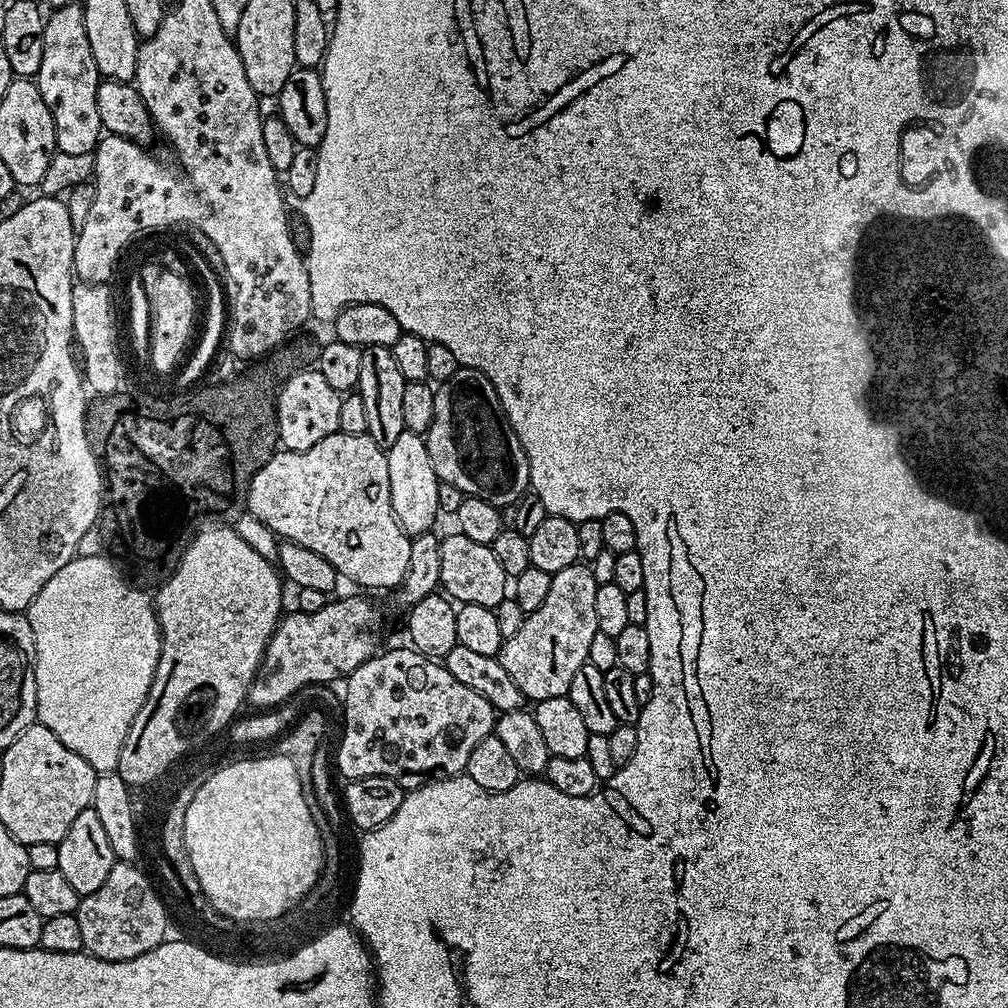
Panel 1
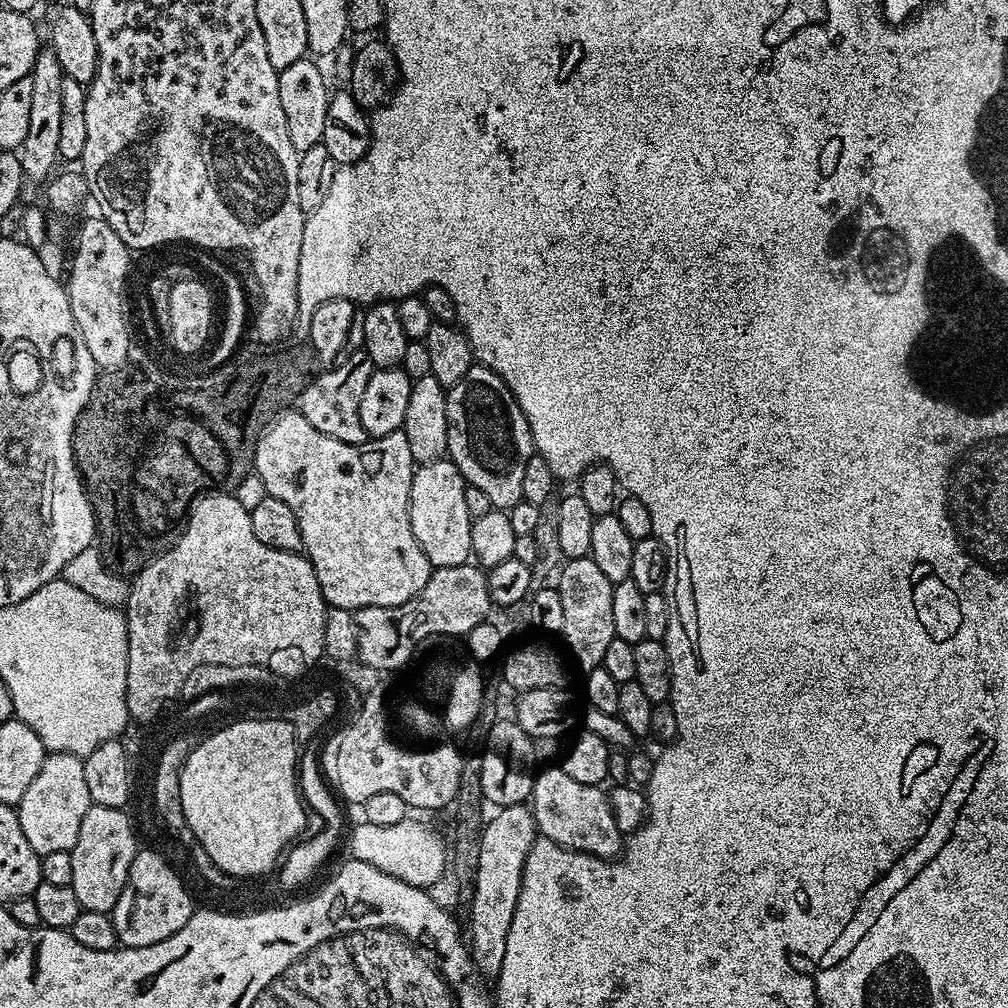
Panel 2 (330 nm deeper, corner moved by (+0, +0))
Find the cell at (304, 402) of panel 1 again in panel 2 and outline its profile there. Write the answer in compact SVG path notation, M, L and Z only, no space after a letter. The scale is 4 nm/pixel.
M363 352L350 354L346 362L333 368L324 368L316 379L306 386L299 398L298 410L314 426L314 430L322 430L322 434L330 434L330 438L338 438L338 442L347 444L366 444L370 437L360 421L358 406L362 406L362 393L366 390L366 382L370 382L370 374L374 371L372 359Z

